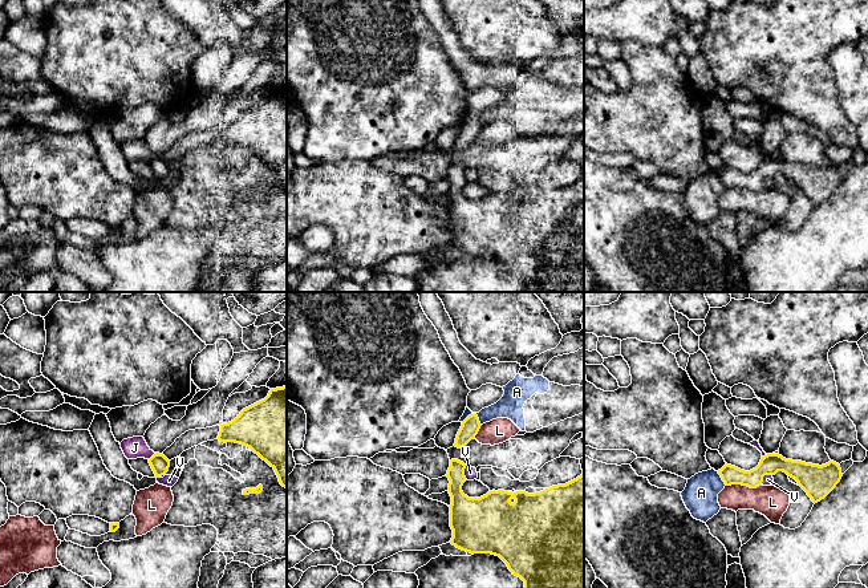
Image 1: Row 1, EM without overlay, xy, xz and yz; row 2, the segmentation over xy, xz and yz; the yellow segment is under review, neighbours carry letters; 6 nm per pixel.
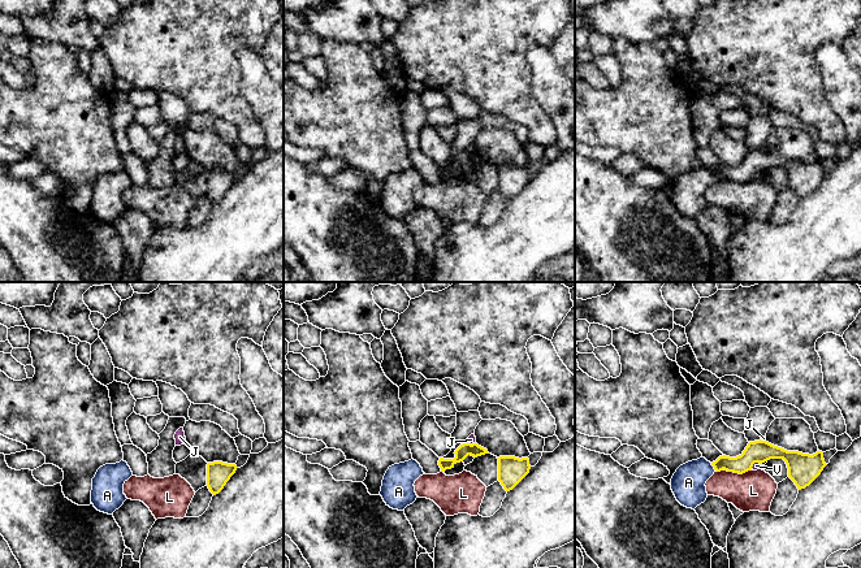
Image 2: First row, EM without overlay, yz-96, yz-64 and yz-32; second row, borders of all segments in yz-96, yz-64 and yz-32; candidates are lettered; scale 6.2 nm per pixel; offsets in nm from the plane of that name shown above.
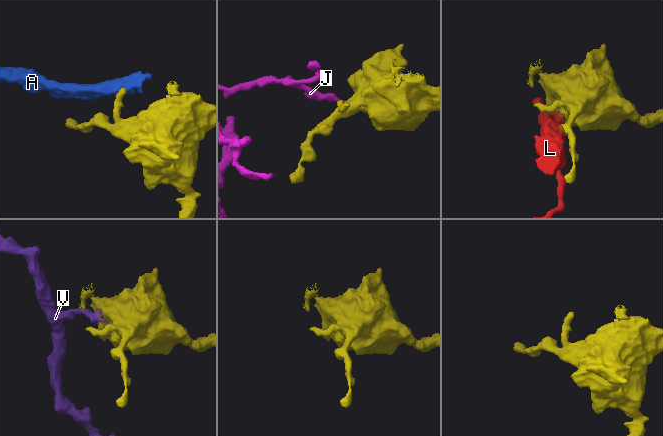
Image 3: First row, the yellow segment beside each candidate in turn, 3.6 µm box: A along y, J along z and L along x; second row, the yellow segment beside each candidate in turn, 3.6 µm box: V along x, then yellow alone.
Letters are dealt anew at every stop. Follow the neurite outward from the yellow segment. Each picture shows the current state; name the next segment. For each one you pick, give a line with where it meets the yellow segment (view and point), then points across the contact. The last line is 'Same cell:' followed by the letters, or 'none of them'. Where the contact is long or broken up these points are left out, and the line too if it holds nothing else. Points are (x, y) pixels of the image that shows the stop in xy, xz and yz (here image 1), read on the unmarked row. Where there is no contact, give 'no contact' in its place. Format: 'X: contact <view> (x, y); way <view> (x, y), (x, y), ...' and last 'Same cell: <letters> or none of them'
Same cell: none of them

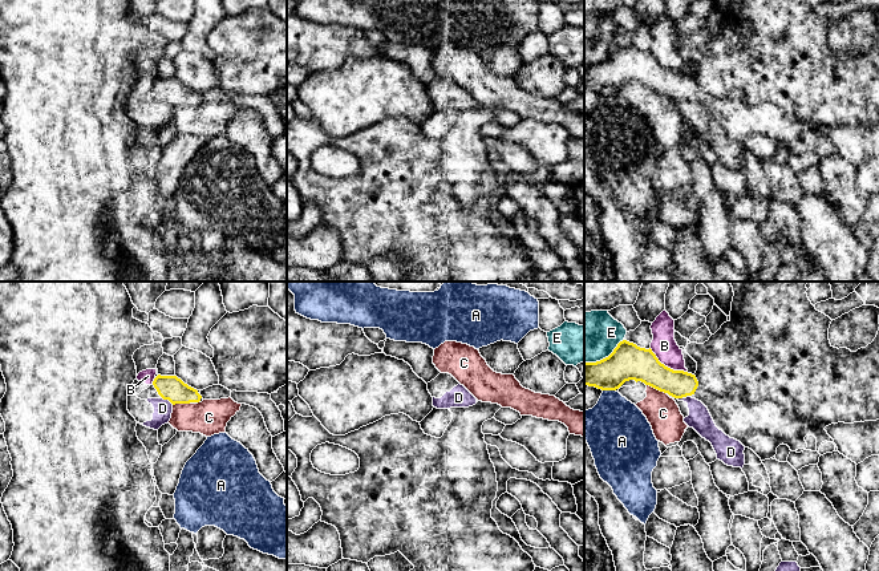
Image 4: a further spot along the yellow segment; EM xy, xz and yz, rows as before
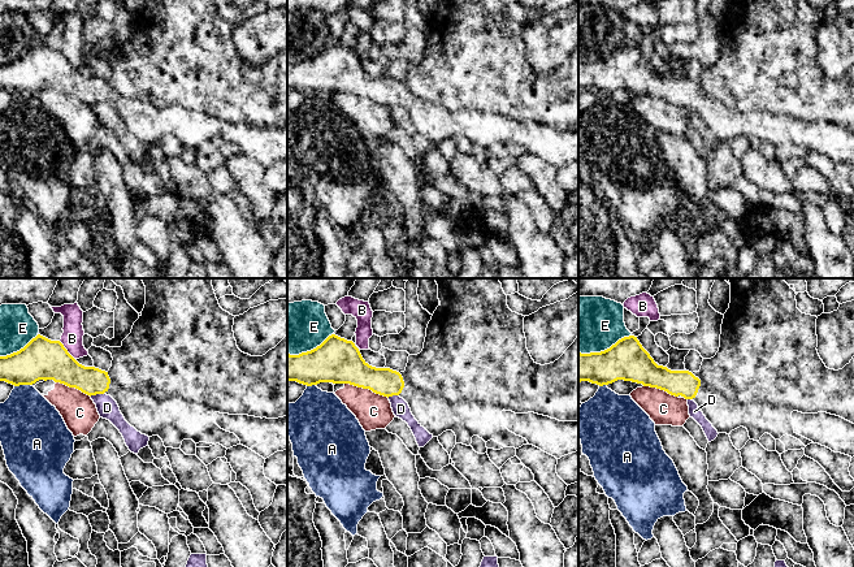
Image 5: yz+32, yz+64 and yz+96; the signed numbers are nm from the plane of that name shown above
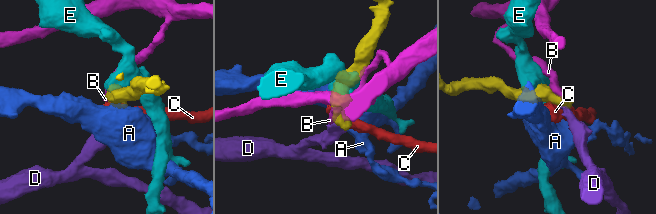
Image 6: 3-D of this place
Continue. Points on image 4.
D: contact xy (167, 101)
Same cell: D

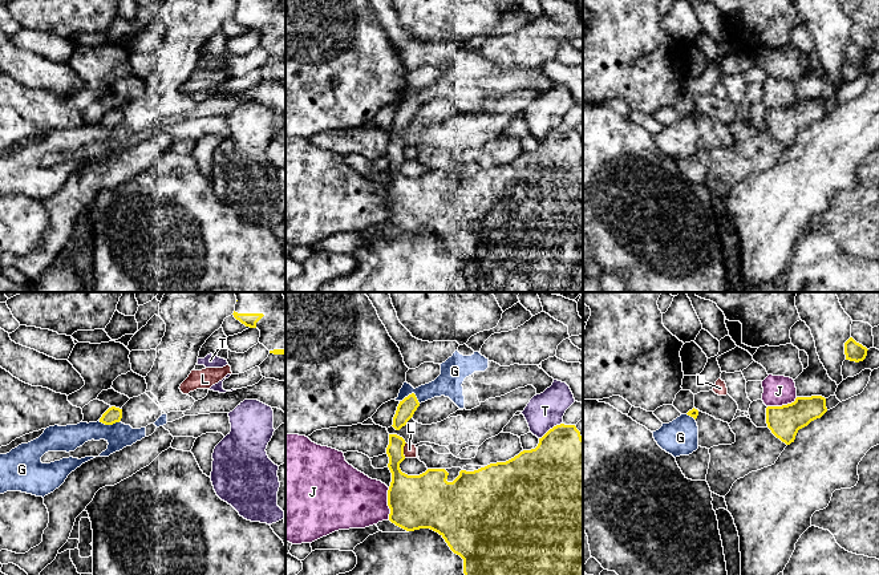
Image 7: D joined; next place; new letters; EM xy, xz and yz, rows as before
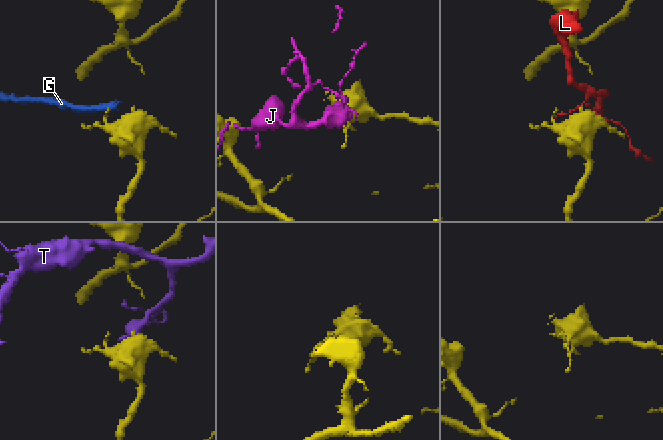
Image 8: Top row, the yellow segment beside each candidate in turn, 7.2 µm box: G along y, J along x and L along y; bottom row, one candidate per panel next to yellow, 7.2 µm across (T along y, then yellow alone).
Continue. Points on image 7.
Same cell: none of them

